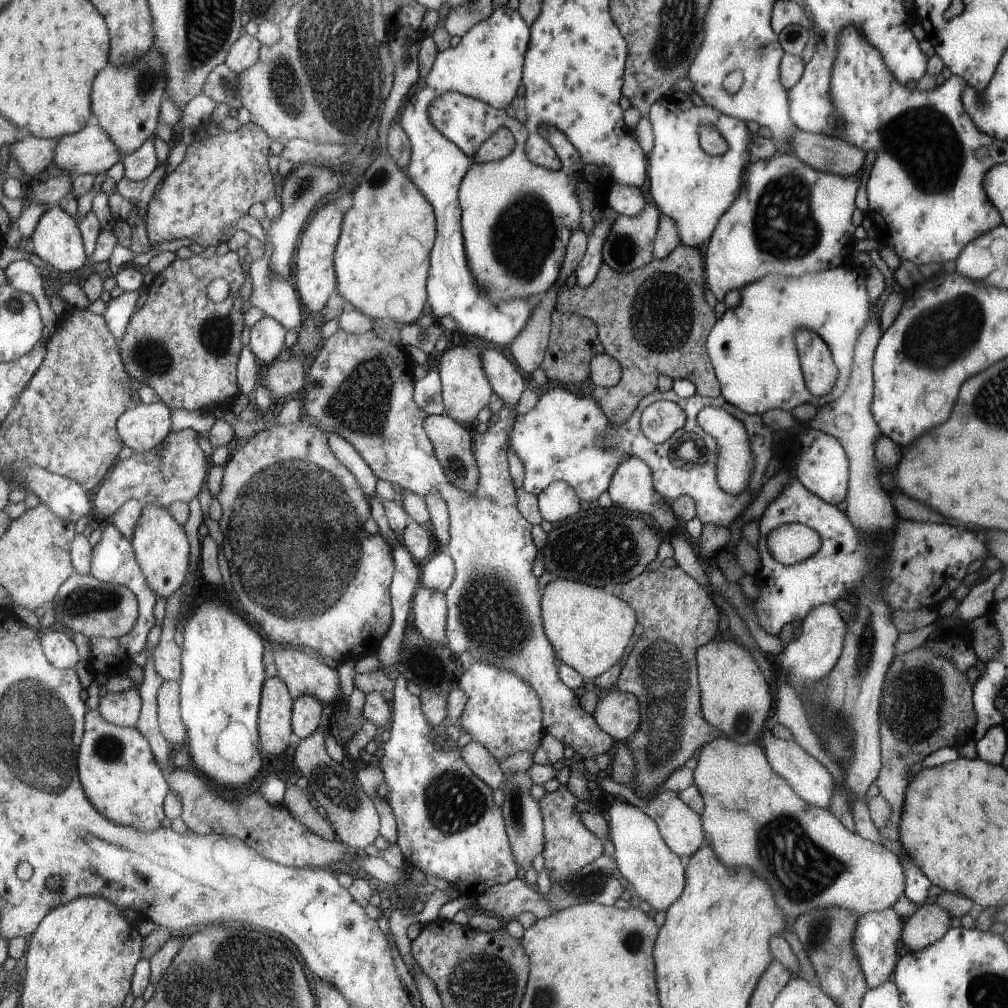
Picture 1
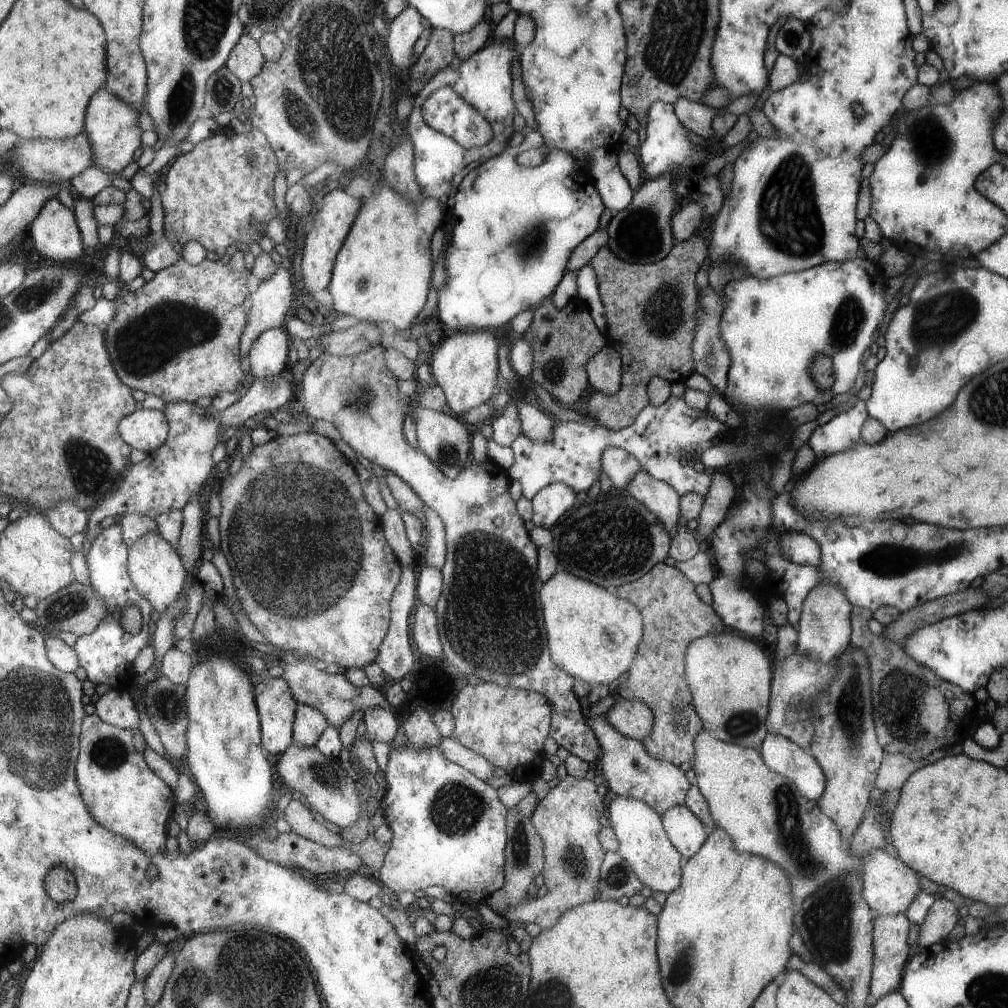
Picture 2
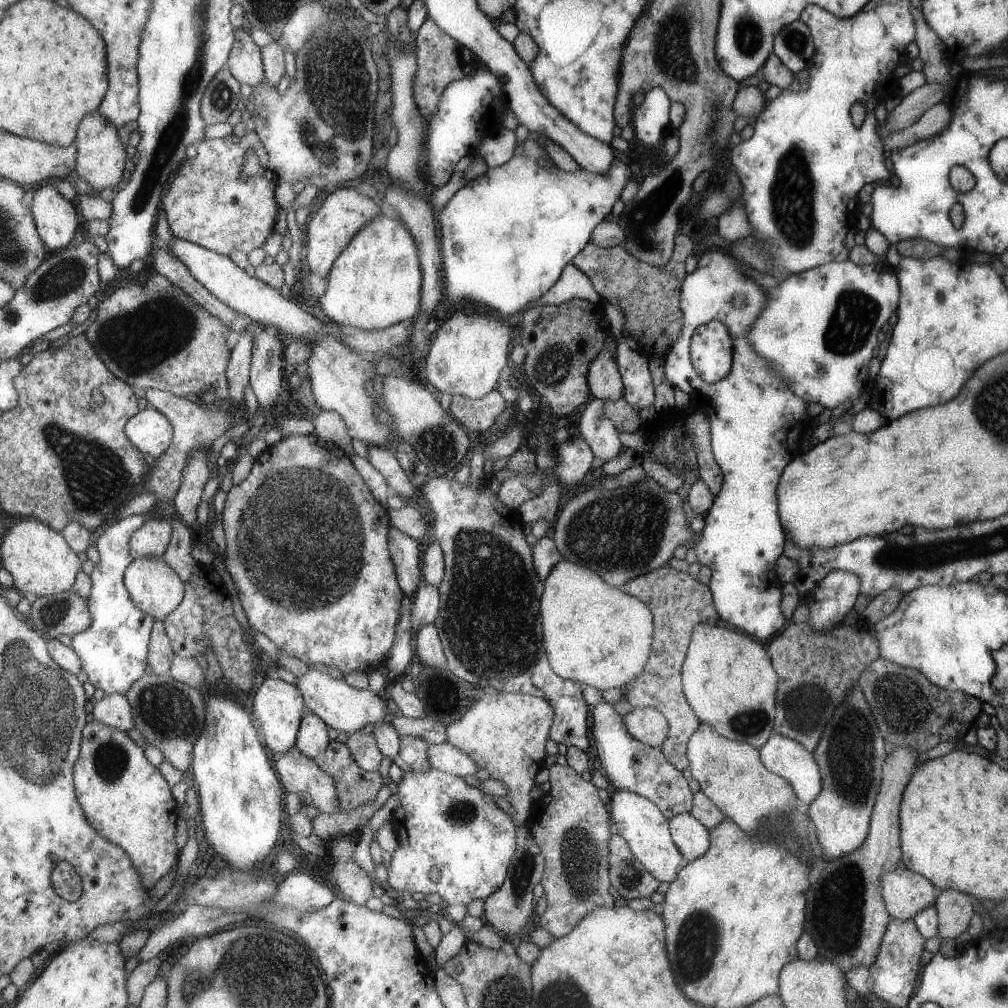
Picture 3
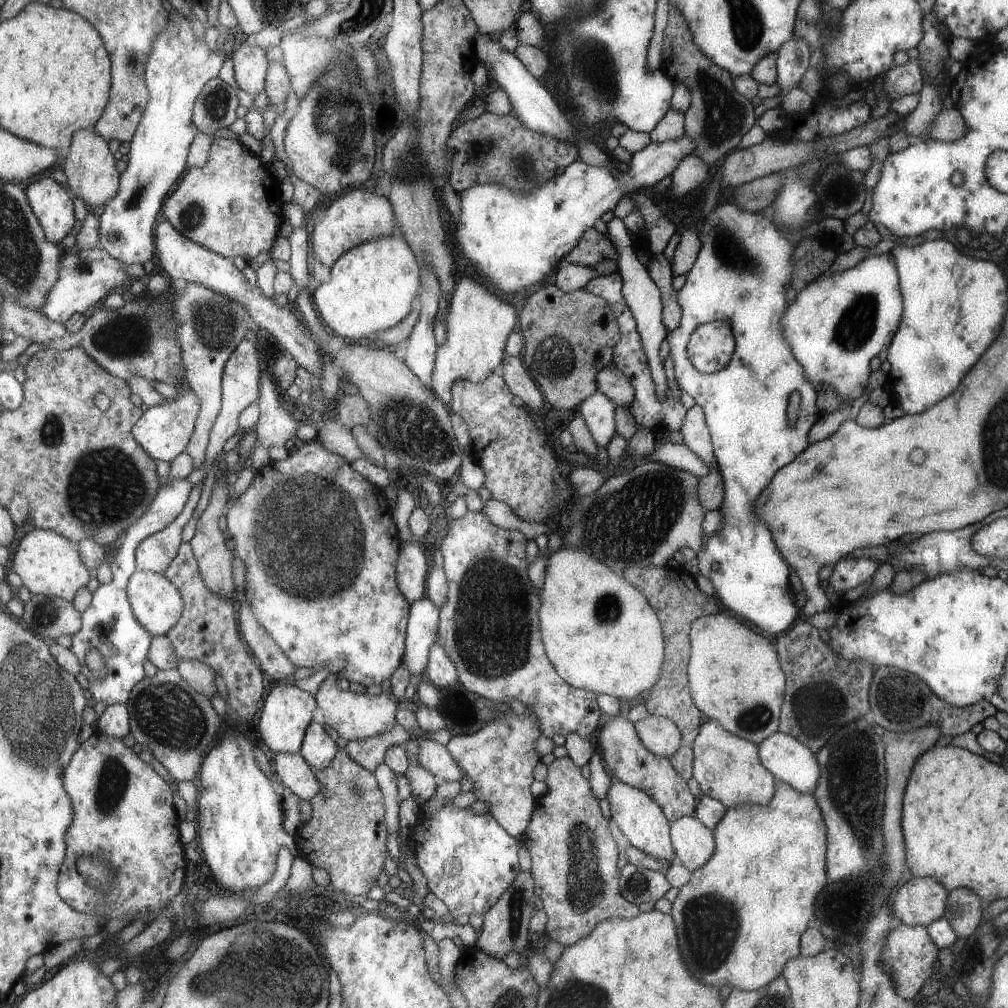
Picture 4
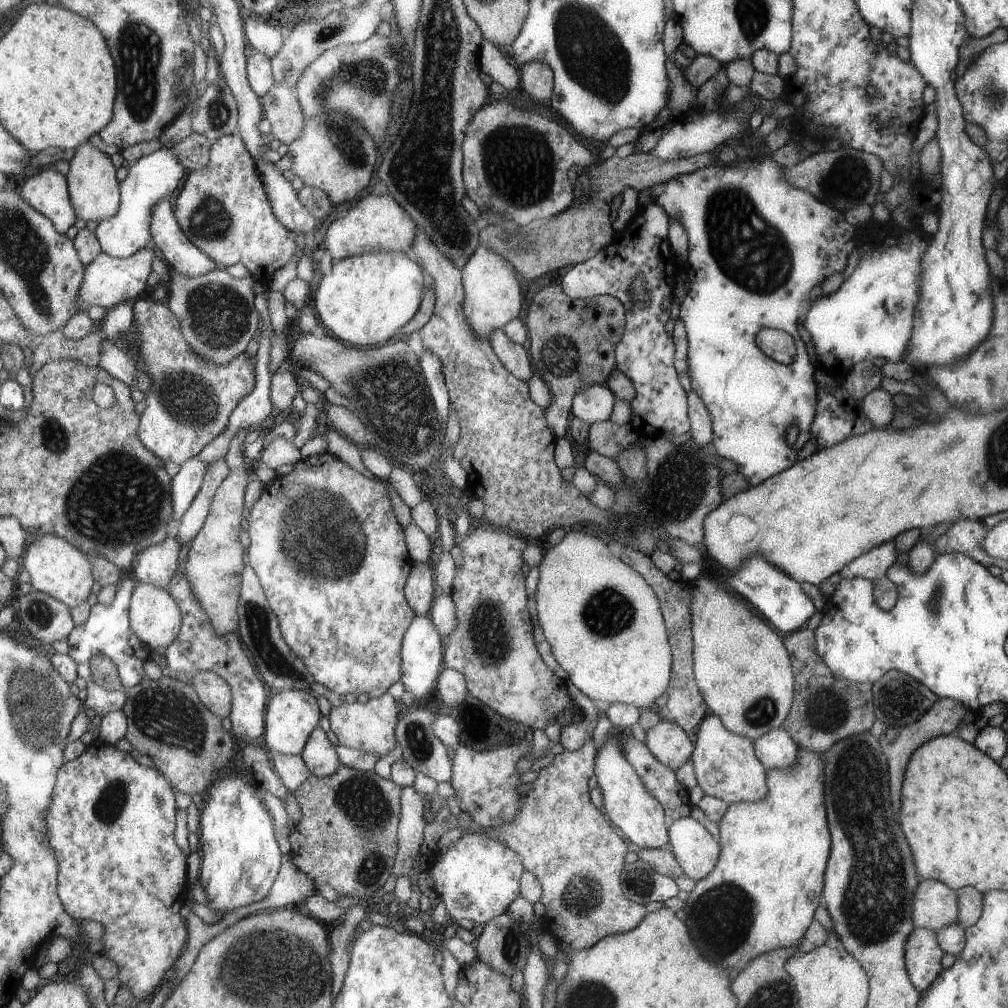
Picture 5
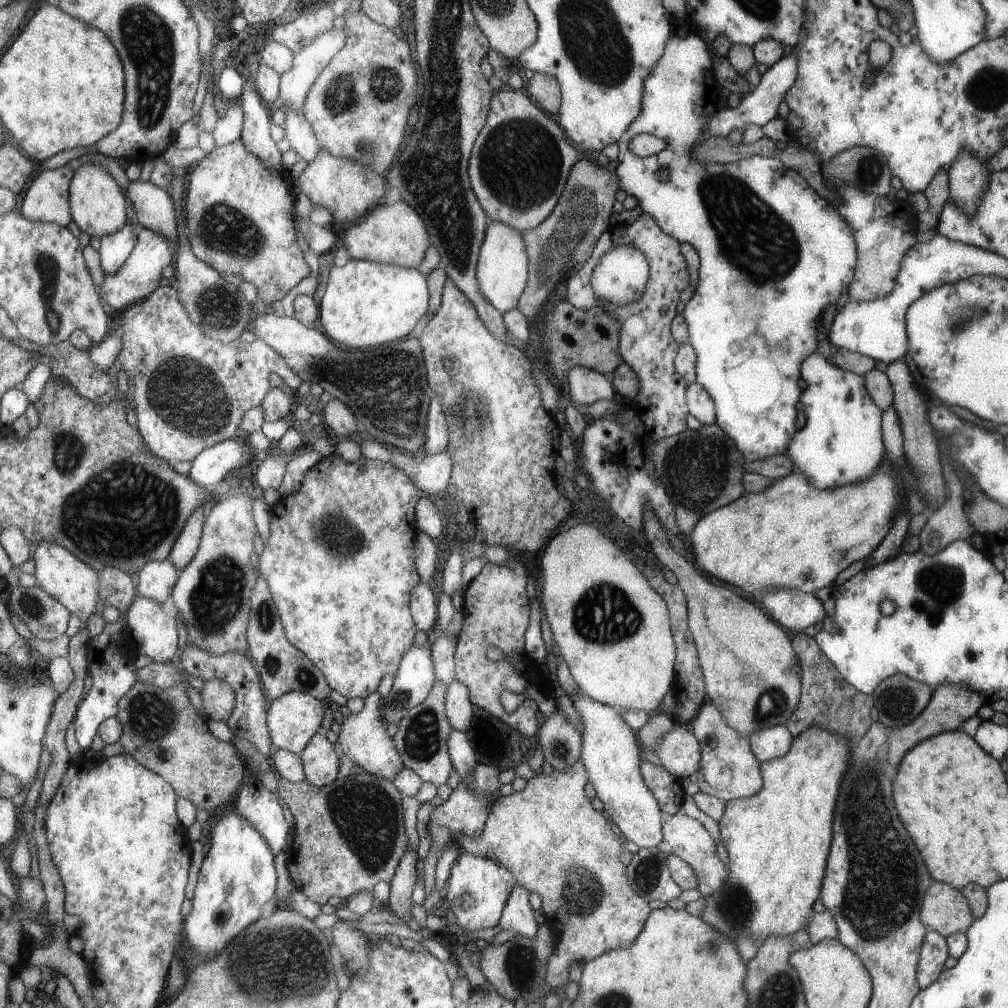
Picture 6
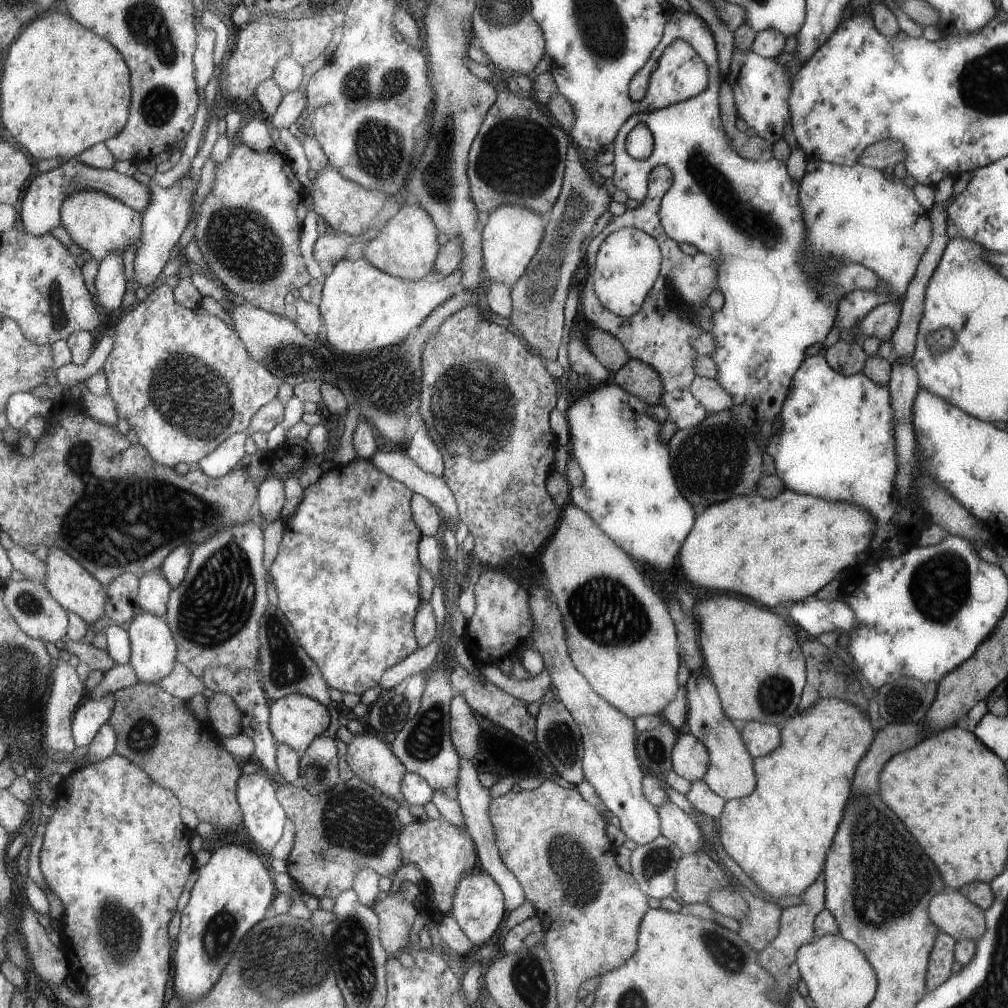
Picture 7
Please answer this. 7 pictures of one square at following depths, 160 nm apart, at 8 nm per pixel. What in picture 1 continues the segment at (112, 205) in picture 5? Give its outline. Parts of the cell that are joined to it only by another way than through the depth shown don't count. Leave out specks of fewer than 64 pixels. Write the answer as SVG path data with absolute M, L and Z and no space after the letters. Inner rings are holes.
M154 44L145 57L129 67L116 67L107 63L105 69L95 77L92 90L92 109L98 124L107 131L117 144L123 158L143 146L152 138L159 126L161 104L167 95L168 74L166 58Z

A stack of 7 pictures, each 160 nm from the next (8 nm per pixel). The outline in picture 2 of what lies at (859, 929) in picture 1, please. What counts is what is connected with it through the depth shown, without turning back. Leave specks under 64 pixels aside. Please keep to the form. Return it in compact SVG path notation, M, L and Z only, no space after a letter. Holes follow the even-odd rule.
M903 913L893 915L878 915L871 922L871 1000L881 998L887 992L897 991L902 978L903 966L907 961L907 930L909 930L908 918Z

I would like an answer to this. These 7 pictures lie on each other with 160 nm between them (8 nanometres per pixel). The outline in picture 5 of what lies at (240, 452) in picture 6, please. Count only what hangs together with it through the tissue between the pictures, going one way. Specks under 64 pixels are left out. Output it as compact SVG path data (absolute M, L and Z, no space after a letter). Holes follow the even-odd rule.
M191 459L182 464L180 471L174 476L172 480L174 520L169 526L169 534L177 536L181 526L181 519L199 494L209 467L210 464L205 461Z

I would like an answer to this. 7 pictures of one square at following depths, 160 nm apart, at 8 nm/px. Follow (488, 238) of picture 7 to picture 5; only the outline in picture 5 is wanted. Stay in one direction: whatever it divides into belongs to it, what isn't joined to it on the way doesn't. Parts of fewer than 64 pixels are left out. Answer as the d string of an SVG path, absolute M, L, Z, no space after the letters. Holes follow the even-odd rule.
M479 246L462 268L462 286L464 288L463 314L472 331L484 339L489 333L501 329L506 322L517 317L521 310L521 292L515 278L515 269L505 258L491 252L485 246Z

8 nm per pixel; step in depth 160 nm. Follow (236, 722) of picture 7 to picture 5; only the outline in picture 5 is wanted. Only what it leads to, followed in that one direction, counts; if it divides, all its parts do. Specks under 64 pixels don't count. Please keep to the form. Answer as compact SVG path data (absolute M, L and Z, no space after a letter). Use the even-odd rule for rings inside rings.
M199 671L190 682L213 714L222 719L231 716L234 694L226 679L213 671Z

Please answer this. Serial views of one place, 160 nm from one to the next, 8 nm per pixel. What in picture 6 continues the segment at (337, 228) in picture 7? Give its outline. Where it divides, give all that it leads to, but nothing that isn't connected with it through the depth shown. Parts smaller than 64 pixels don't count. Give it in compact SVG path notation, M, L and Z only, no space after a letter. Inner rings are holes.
M321 146L315 158L307 161L307 166L297 183L311 204L325 207L331 213L333 220L339 222L351 222L363 216L383 196L381 176L377 176L377 173L355 161L336 157Z

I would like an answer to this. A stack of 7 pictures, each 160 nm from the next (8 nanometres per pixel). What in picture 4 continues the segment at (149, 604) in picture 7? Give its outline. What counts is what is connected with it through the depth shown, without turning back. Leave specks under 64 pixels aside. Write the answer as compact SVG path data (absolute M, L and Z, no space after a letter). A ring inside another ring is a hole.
M195 484L189 496L189 502L183 512L162 531L152 534L139 545L136 561L139 571L151 571L164 575L171 563L177 558L180 546L183 544L183 528L195 514L199 504L201 484Z

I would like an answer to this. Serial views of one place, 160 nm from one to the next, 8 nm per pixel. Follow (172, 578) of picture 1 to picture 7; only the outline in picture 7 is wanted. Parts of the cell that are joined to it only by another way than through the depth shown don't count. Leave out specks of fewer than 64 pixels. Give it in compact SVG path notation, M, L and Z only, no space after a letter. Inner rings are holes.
M141 609L136 618L127 626L132 644L132 659L129 663L138 672L137 676L144 683L159 683L169 676L175 668L178 657L178 642L174 631L163 618Z

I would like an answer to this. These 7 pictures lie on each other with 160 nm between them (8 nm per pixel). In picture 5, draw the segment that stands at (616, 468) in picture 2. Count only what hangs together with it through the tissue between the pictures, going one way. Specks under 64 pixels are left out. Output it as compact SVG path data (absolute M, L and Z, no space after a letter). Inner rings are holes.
M592 384L581 387L574 394L571 412L587 424L607 421L615 404L614 394L604 385Z

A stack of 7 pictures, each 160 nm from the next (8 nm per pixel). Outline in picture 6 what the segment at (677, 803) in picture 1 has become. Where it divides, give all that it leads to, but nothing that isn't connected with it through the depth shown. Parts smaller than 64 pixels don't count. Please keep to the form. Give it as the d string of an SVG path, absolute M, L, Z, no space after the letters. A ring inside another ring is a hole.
M681 810L665 817L662 823L662 840L669 844L671 854L684 860L695 871L697 889L701 896L709 897L726 884L728 880L727 870L715 854L715 842L697 820L693 820L692 817L685 815Z

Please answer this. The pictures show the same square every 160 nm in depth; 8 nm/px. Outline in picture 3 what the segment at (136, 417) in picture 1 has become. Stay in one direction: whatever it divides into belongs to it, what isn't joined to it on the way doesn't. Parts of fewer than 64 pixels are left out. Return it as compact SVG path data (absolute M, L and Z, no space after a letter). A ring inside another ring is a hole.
M148 405L127 423L130 441L145 454L162 457L174 441L174 424L159 409Z

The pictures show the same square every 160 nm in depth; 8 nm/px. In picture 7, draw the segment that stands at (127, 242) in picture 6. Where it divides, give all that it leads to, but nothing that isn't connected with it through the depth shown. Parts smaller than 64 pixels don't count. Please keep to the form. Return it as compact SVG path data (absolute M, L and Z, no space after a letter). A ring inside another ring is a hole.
M111 252L104 258L100 263L96 287L98 304L104 314L121 308L125 290L129 288L125 278L123 255Z

